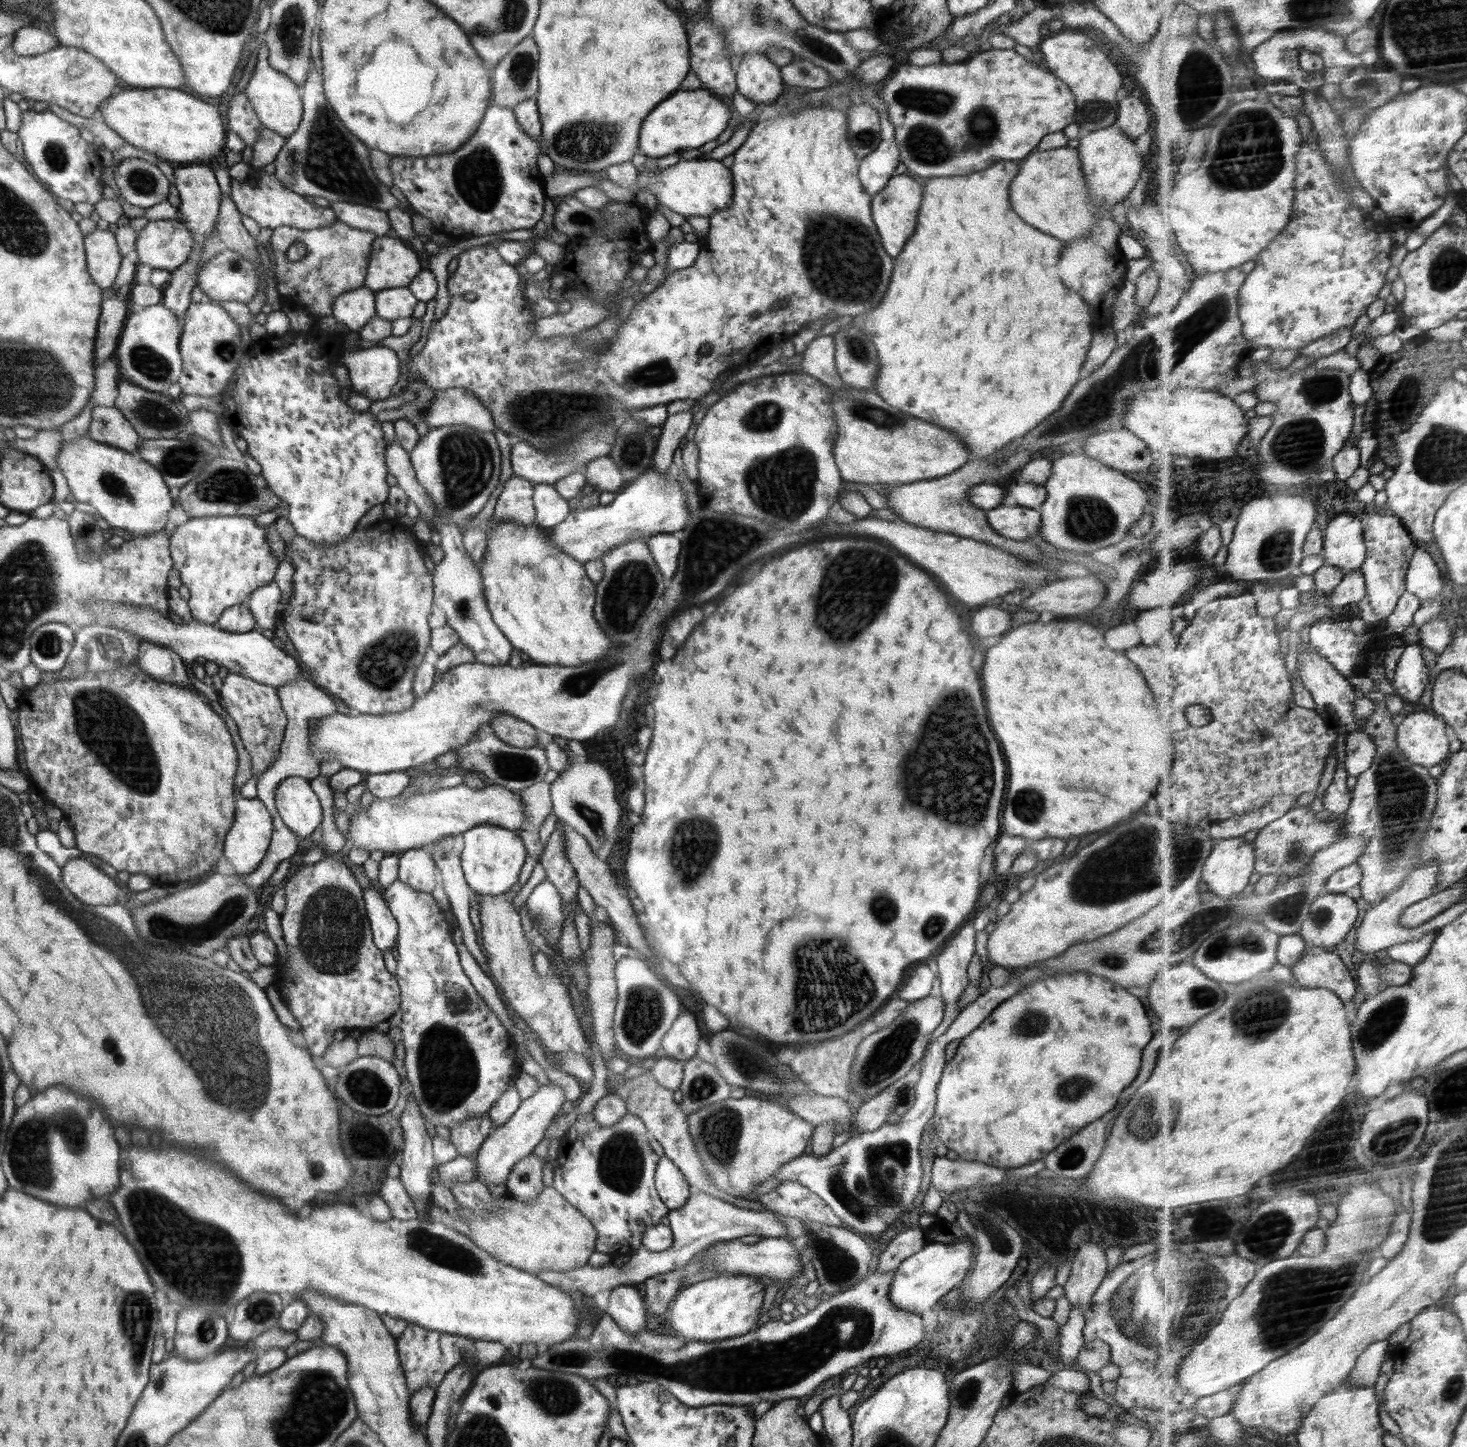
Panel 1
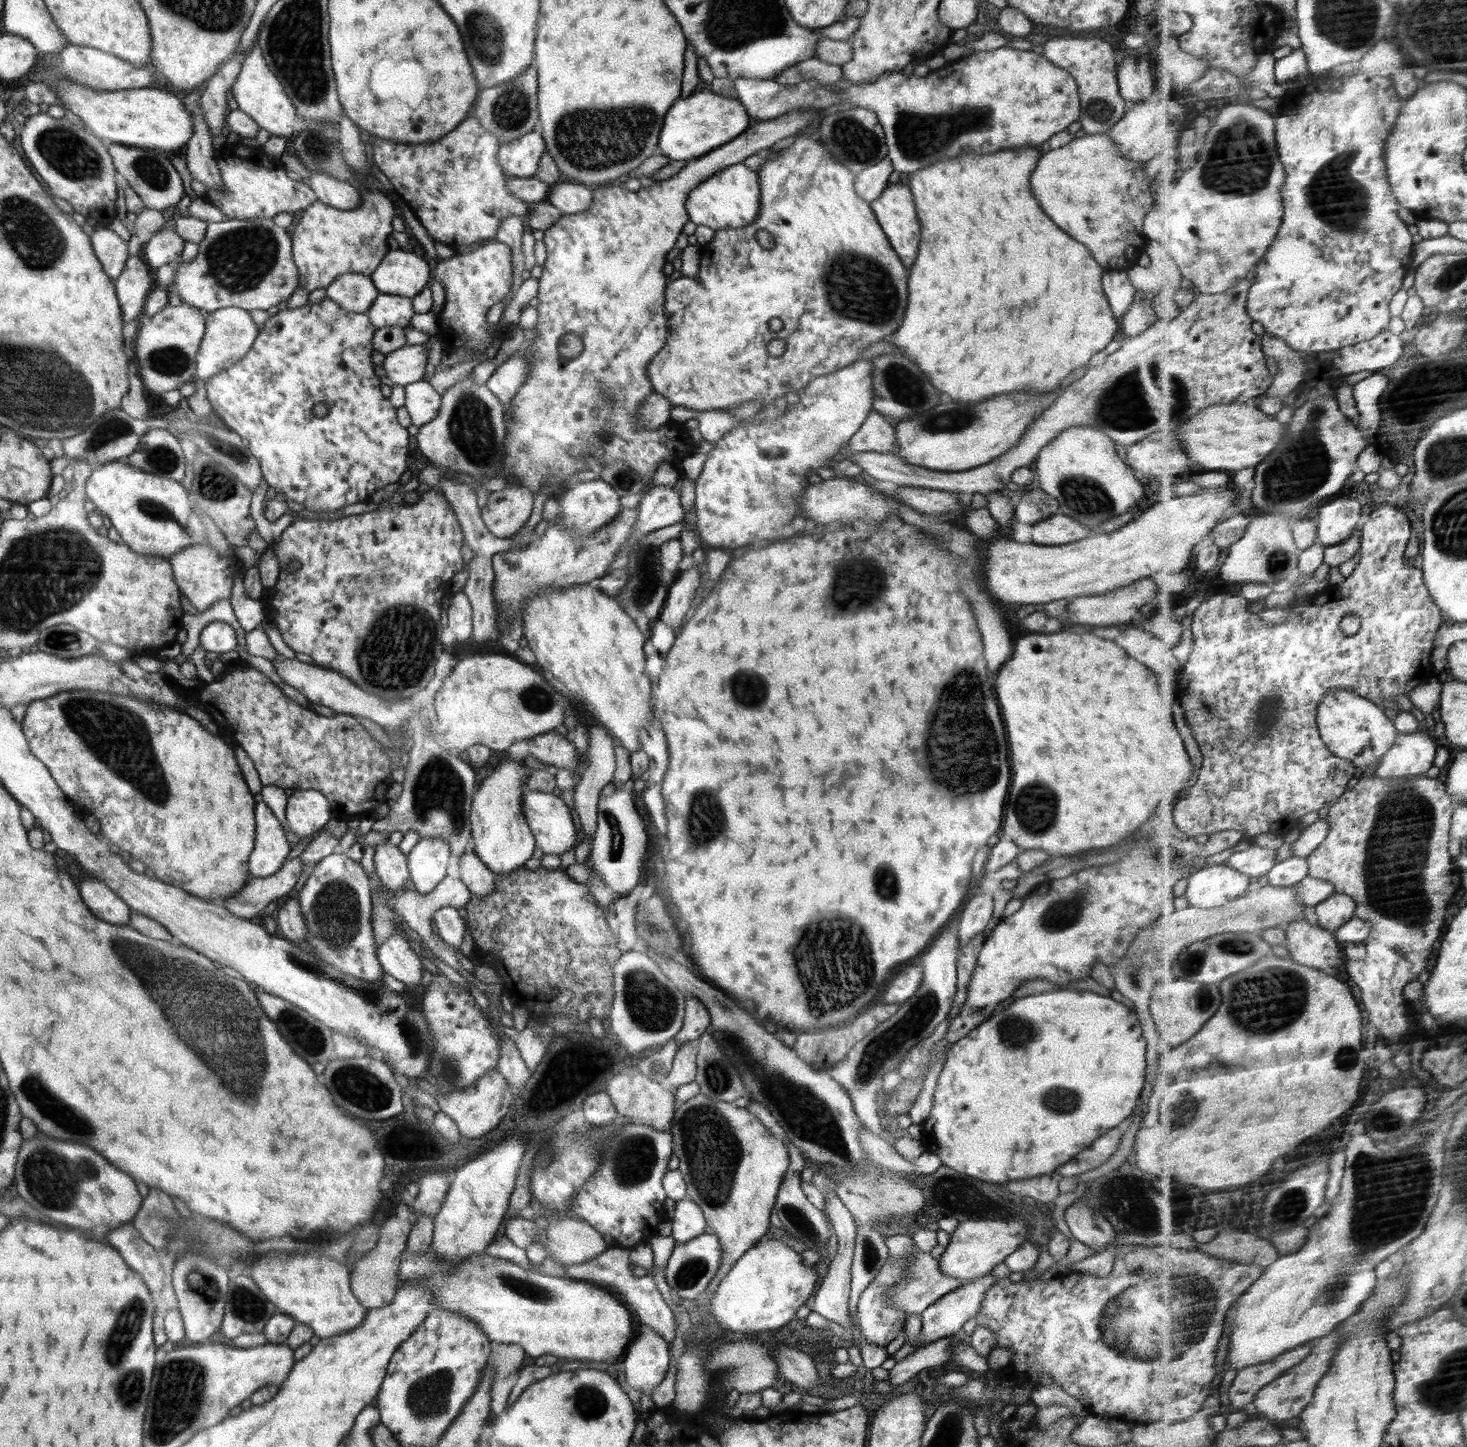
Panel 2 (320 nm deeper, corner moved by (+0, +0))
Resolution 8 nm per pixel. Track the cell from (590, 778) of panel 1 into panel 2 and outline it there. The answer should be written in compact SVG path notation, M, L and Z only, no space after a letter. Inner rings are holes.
M630 780L607 798L598 798L597 830L592 839L590 854L594 870L619 896L630 893L640 882L642 863L648 848L646 824L636 810L632 790L633 781Z

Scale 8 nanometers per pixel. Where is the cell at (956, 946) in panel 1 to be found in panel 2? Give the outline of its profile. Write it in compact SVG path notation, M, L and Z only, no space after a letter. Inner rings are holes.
M992 894L974 896L966 904L957 927L958 931L956 931L956 938L959 939L959 950L986 929L993 917L993 906Z

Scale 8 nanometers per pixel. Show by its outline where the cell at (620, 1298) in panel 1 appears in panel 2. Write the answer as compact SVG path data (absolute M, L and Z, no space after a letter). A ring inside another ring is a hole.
M640 1323L621 1358L626 1382L630 1387L651 1395L658 1388L670 1366L670 1344L652 1328Z

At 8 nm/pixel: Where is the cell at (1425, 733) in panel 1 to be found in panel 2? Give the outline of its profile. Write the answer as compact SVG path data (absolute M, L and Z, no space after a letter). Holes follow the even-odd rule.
M1400 732L1397 743L1376 770L1380 778L1423 776L1434 768L1440 748L1436 735L1424 732Z

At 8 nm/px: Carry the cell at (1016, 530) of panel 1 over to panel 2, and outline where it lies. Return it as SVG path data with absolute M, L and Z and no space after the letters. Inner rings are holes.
M1060 512L1031 525L1032 543L1058 546L1082 540L1092 532L1086 525Z

